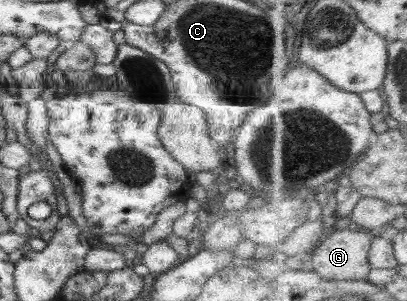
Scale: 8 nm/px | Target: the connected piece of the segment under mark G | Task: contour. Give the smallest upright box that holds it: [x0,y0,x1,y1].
[305,230,373,281]

